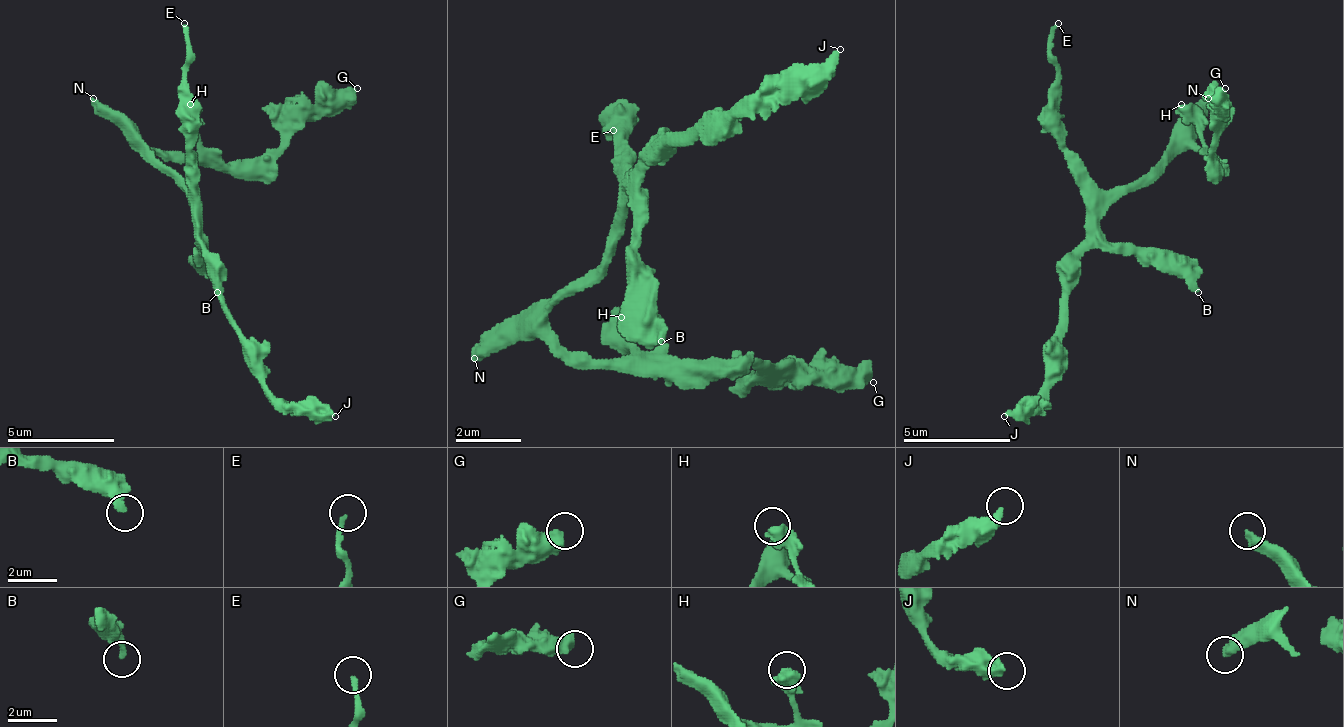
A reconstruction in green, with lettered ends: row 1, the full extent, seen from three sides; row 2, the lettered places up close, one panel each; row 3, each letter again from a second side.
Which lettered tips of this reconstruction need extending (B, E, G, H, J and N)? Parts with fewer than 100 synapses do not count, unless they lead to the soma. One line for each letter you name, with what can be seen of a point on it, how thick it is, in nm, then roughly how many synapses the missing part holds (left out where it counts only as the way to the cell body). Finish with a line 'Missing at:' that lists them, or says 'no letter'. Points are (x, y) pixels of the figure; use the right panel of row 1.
N: Place: (1208, 98). Thickness 440 nm. Roughly 200 synapses
Missing at: N

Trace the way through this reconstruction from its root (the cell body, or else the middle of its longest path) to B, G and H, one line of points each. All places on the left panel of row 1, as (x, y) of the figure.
B: (179, 184), (195, 211), (195, 238), (201, 244), (201, 265), (217, 281), (217, 292)
G: (179, 184), (152, 163), (141, 147), (168, 158), (265, 163), (324, 104), (341, 104), (357, 88)
H: (179, 184), (152, 163), (141, 147), (152, 152), (190, 152), (195, 147), (195, 109), (190, 104)

